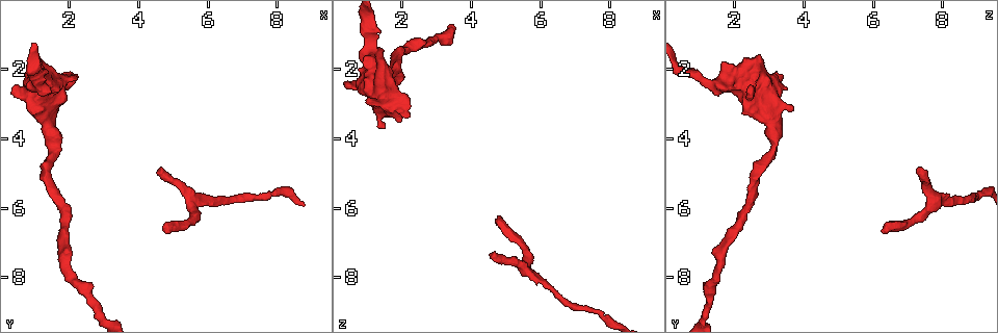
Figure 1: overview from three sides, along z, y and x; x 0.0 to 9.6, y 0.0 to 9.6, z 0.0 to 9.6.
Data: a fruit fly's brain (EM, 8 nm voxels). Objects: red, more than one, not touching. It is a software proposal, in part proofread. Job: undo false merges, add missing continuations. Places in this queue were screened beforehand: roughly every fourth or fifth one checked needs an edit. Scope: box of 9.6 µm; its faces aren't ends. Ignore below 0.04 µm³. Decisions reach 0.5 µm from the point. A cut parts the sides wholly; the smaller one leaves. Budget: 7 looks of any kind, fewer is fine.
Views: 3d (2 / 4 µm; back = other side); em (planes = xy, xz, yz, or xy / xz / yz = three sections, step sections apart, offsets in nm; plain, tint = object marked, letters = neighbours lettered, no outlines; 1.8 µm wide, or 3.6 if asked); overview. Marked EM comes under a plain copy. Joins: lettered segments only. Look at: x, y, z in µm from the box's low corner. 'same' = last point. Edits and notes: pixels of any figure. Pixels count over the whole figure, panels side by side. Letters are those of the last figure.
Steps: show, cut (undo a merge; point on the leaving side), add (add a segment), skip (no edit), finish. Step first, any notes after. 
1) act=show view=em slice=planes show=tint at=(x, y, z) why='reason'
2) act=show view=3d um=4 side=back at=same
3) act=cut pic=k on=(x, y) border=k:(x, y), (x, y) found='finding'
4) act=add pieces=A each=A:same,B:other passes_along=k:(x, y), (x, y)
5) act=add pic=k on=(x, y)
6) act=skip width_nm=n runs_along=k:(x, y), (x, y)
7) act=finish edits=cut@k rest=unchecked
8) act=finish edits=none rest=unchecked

act=show view=3d um=4 at=(2.25, 2.25, 3.30) why='branch stops here'

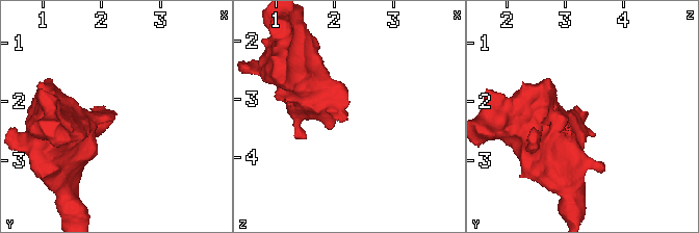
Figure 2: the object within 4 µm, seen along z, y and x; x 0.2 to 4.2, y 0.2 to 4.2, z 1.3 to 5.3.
act=show view=em um=3.6 slice=xy step=4 show=letters at=(2.25, 2.20, 3.30)

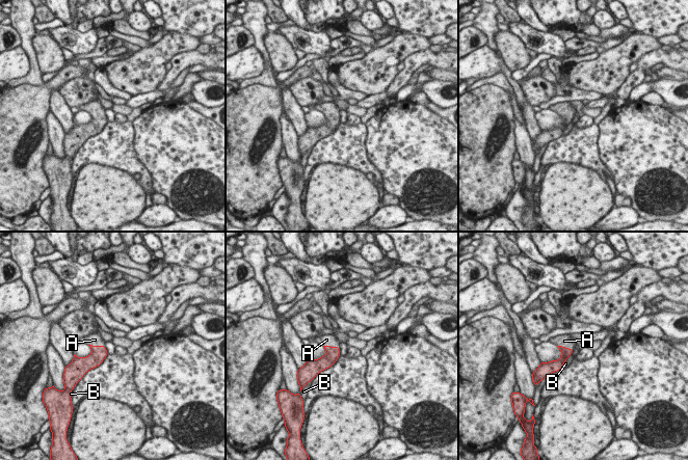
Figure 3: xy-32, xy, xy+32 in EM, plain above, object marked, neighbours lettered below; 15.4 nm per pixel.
act=add pieces=A each=A:same,B:other passes_along=3:(565, 352), (564, 347), (564, 341) found='the cell continues'

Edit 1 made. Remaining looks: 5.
act=show view=3d um=2 side=back at=(4.75, 6.60, 6.25) why='an open end'

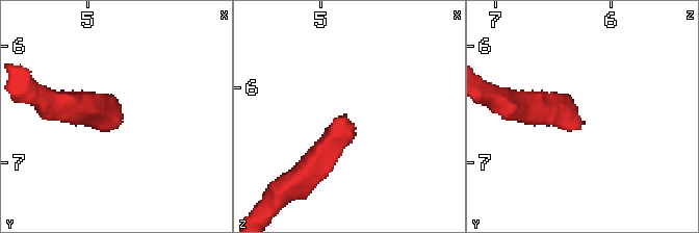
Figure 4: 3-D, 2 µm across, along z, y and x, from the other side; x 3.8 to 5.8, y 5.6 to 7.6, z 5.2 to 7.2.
act=show view=em um=3.6 slice=yz step=4 show=tint at=(4.78, 6.66, 6.26)

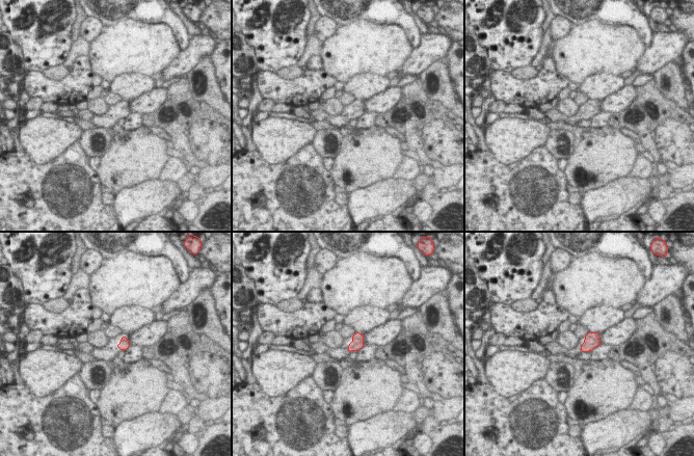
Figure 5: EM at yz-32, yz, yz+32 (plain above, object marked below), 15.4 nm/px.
act=show view=em um=3.6 slice=planes show=letters at=same

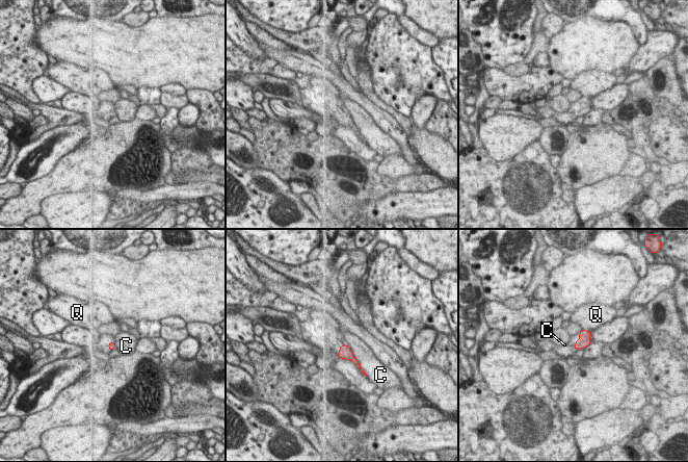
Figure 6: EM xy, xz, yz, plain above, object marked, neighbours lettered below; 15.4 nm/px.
act=skip each=C:other,Q:other border=6:(342, 343), (349, 348), (366, 373) found='none of them fits'

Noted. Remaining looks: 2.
act=show view=em um=3.6 slice=xz step=4 show=tint at=(4.65, 4.85, 7.30) why='an open end'

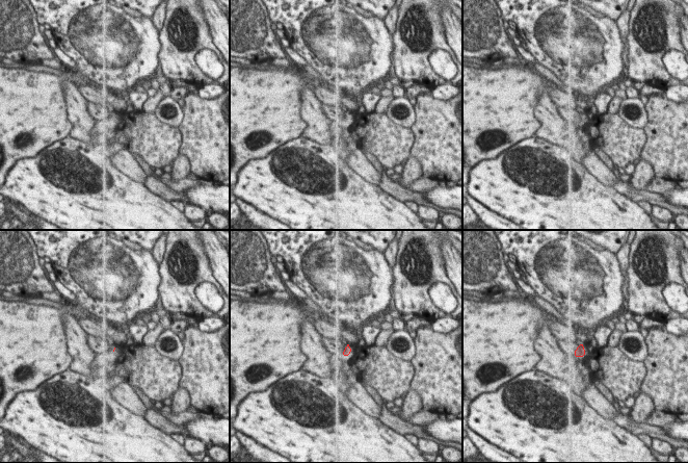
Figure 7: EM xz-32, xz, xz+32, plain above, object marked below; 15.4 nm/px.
act=show view=em um=3.6 slice=planes show=letters at=same

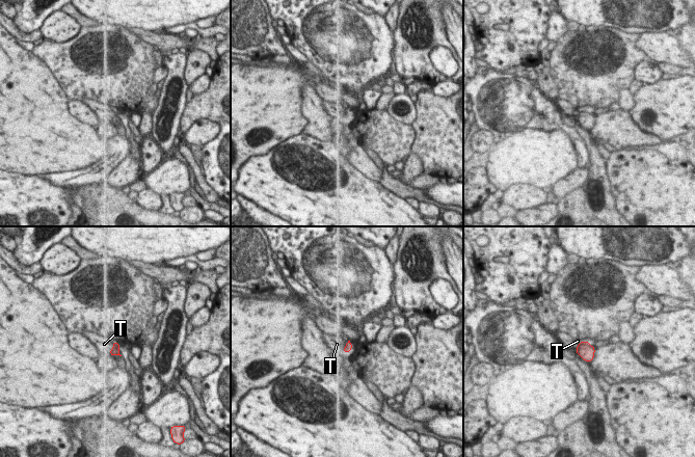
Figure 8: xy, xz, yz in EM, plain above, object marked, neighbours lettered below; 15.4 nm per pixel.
act=add pieces=T each=T:same passes_along=8:(348, 346), (345, 346), (337, 344) found='it goes on there'

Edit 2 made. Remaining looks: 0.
act=finish edits=add@3,add@8 rest=unchecked

